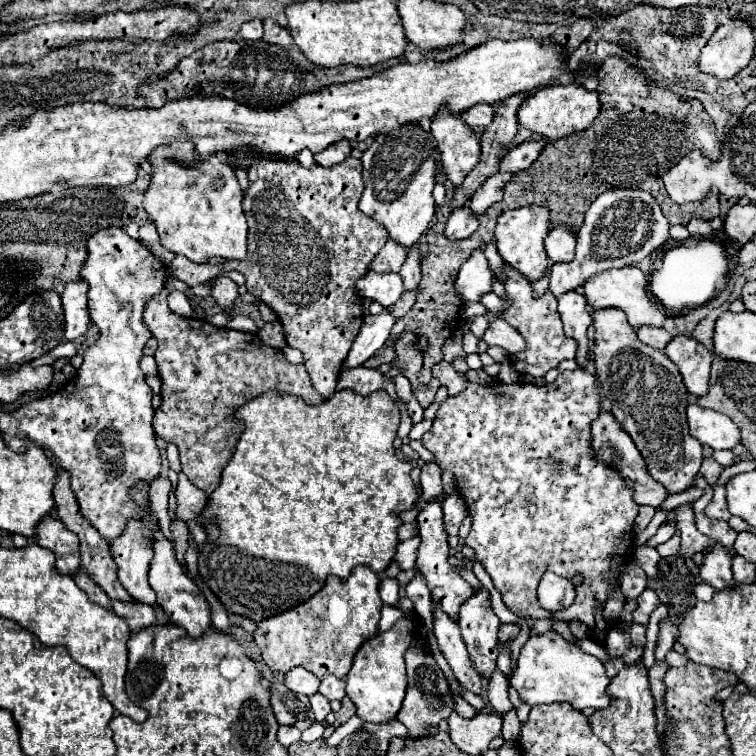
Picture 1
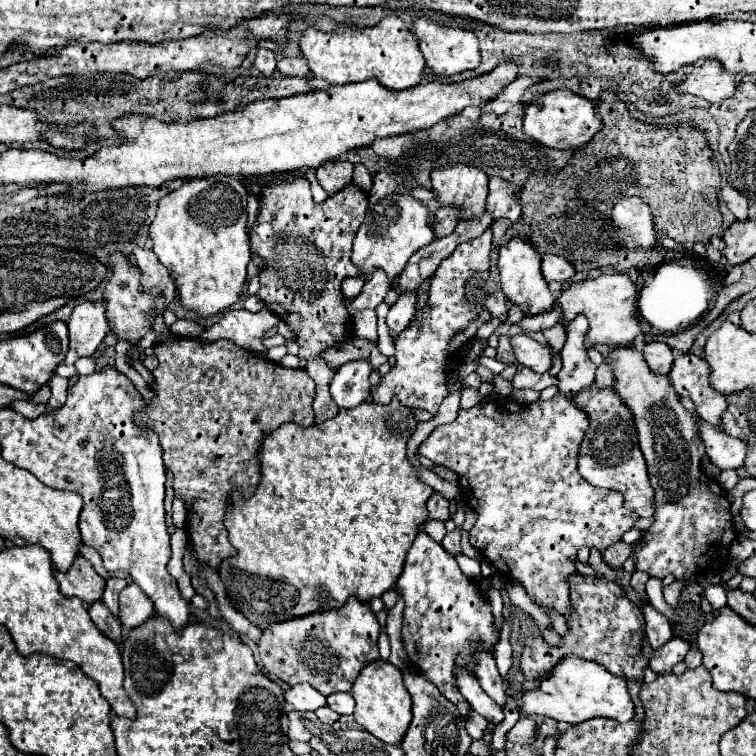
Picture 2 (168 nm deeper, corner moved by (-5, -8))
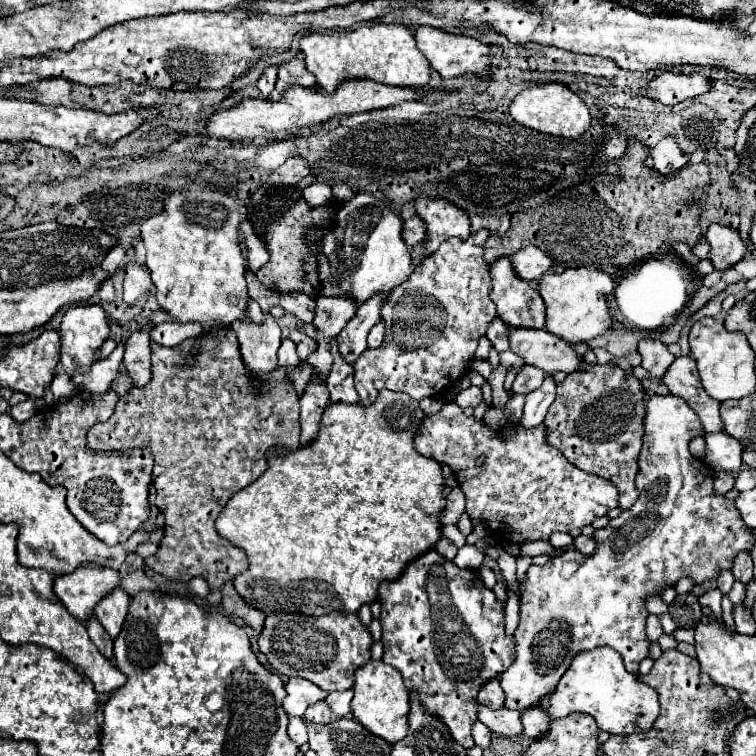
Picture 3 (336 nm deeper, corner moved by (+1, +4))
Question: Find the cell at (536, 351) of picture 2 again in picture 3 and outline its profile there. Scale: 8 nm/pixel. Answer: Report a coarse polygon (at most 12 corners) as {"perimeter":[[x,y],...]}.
{"perimeter":[[511,328],[511,350],[545,374],[575,372],[581,356],[547,330]]}

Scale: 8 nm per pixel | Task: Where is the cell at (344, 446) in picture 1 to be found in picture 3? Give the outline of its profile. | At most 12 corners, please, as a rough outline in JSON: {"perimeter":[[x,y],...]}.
{"perimeter":[[419,402],[329,404],[217,530],[263,614],[357,612],[439,540]]}

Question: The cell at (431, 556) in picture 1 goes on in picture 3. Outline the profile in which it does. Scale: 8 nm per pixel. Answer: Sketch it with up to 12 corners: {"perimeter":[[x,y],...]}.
{"perimeter":[[435,548],[379,586],[383,662],[465,748],[515,656]]}

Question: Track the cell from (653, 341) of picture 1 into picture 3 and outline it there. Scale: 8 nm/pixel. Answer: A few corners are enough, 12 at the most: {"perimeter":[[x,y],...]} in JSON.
{"perimeter":[[657,338],[641,340],[641,366],[661,378],[675,360]]}

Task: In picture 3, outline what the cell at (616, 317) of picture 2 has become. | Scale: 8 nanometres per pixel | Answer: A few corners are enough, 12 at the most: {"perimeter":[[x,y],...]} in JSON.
{"perimeter":[[603,270],[539,280],[547,330],[571,344],[611,330]]}

